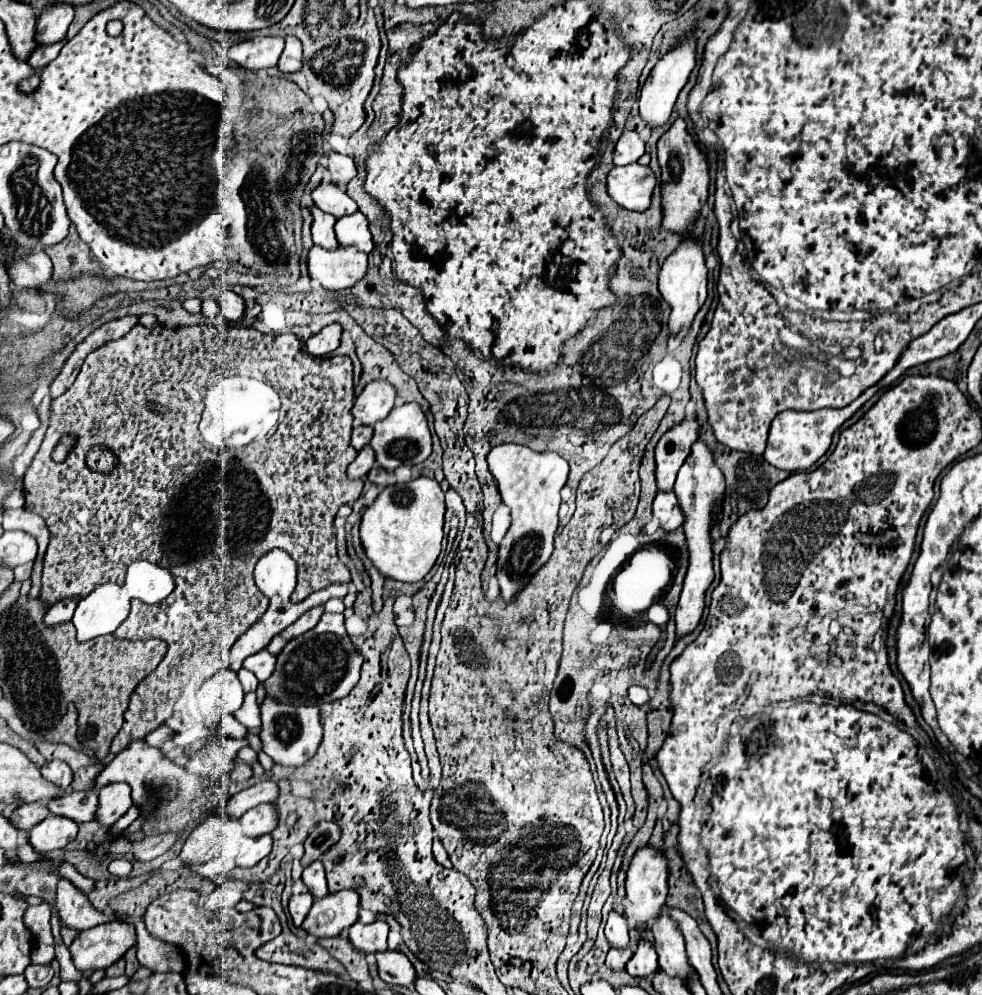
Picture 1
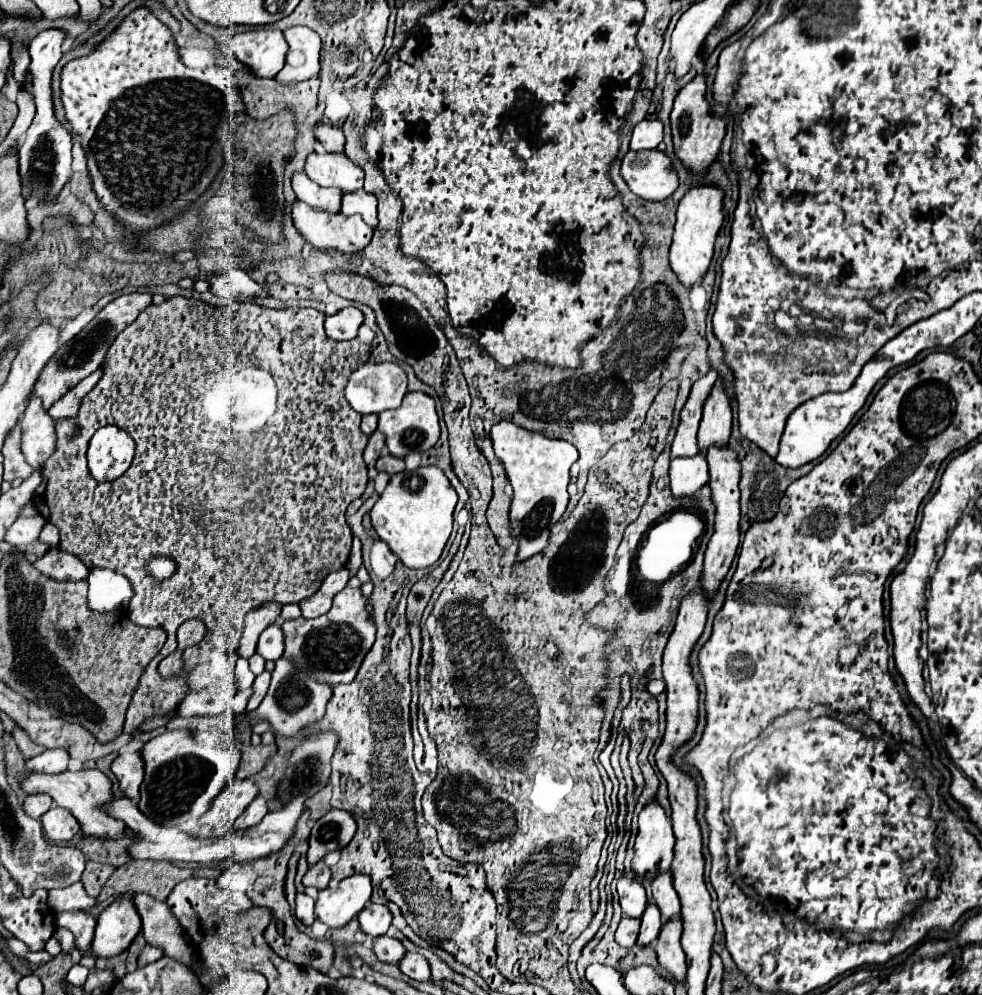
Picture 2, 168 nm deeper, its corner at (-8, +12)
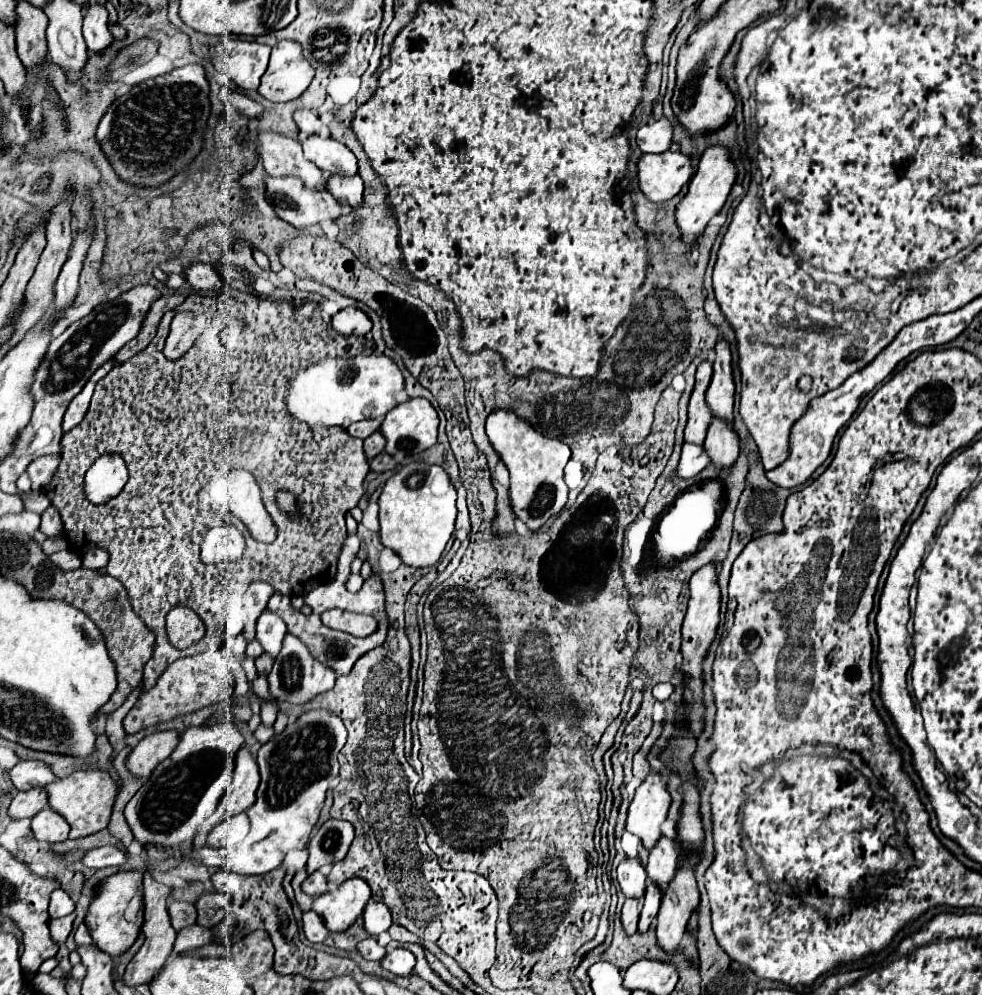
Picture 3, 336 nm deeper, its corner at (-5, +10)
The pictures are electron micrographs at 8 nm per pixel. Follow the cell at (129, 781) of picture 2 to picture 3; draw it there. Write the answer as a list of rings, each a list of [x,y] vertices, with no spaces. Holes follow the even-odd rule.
[[[159,731],[141,739],[127,755],[127,769],[137,779],[149,779],[151,771],[171,755],[177,745],[177,731]]]

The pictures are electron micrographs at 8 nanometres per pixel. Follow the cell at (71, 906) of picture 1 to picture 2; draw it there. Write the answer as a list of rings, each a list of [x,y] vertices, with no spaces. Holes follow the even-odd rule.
[[[74,911],[74,913],[56,913],[56,925],[66,927],[74,933],[74,947],[78,951],[88,951],[92,947],[94,939],[94,927],[96,927],[96,917],[92,917],[86,911]]]

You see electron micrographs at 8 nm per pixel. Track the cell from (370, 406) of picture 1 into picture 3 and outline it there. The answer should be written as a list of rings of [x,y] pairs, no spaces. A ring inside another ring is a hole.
[[[351,357],[351,359],[323,359],[305,371],[299,371],[289,381],[287,411],[309,425],[341,425],[349,427],[363,419],[381,419],[397,401],[395,393],[403,389],[403,373],[389,357]]]

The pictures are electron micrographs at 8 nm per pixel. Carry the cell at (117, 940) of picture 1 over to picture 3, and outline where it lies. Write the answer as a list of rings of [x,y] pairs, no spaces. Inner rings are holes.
[[[121,871],[121,873],[115,873],[111,877],[107,877],[99,885],[95,901],[91,903],[89,913],[85,917],[85,923],[89,927],[89,933],[95,941],[95,945],[101,951],[109,953],[111,957],[117,957],[117,955],[125,953],[135,943],[135,939],[139,937],[141,923],[143,923],[143,911],[137,913],[137,921],[127,921],[125,919],[125,909],[129,907],[129,903],[135,895],[137,897],[143,895],[143,883],[141,881],[143,881],[143,873],[139,873],[139,871]]]

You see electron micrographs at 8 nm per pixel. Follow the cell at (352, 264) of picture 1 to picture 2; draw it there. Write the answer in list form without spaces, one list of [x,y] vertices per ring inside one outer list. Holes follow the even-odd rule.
[[[296,199],[292,205],[292,221],[294,227],[298,229],[298,233],[312,243],[318,249],[336,249],[342,253],[360,253],[372,239],[372,227],[368,223],[364,223],[364,219],[360,215],[342,215],[342,213],[328,213],[328,211],[316,211],[310,205],[306,205],[304,201]]]

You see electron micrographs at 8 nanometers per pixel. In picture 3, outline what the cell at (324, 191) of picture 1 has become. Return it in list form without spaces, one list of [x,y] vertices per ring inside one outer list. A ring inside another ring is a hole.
[[[313,135],[301,143],[303,153],[309,161],[313,161],[325,175],[345,173],[347,177],[357,175],[357,159],[355,155],[339,141],[323,135]]]

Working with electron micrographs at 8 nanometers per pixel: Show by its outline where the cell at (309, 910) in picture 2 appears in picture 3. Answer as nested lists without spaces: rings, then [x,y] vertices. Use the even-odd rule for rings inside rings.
[[[305,911],[303,913],[303,931],[305,931],[305,937],[311,943],[321,943],[329,935],[329,931],[325,929],[321,917],[315,911]]]

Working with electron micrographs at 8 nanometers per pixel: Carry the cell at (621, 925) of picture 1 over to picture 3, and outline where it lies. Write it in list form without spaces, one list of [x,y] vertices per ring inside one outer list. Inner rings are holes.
[[[639,859],[621,861],[617,867],[617,881],[625,897],[643,899],[647,887],[647,873]]]

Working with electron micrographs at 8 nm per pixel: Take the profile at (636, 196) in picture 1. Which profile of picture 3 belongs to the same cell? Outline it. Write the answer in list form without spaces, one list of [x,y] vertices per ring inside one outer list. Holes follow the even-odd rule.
[[[679,151],[665,153],[643,153],[637,161],[639,189],[653,201],[669,201],[689,181],[693,169],[689,157]]]

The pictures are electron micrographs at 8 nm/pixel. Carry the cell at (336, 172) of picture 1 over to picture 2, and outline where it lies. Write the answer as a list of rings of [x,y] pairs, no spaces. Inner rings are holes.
[[[326,121],[314,125],[314,137],[318,143],[324,145],[326,151],[332,151],[332,153],[342,153],[344,151],[344,133],[338,129],[338,127],[332,127],[328,125]]]

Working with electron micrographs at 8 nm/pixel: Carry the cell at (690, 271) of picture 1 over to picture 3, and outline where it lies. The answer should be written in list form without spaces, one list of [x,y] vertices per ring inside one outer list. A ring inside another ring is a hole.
[[[711,145],[699,163],[699,169],[695,173],[695,177],[689,181],[689,189],[685,193],[685,197],[679,201],[677,209],[675,209],[675,221],[677,227],[681,229],[681,241],[685,241],[685,245],[695,245],[697,239],[705,233],[705,227],[709,225],[709,221],[721,211],[721,207],[725,205],[725,199],[731,191],[731,185],[735,183],[735,167],[731,163],[729,151],[721,145]]]

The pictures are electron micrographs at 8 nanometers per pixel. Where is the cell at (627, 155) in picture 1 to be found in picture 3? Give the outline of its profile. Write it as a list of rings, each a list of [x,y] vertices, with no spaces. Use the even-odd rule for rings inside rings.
[[[665,117],[643,125],[637,133],[637,145],[643,153],[663,153],[671,145],[673,125]]]

